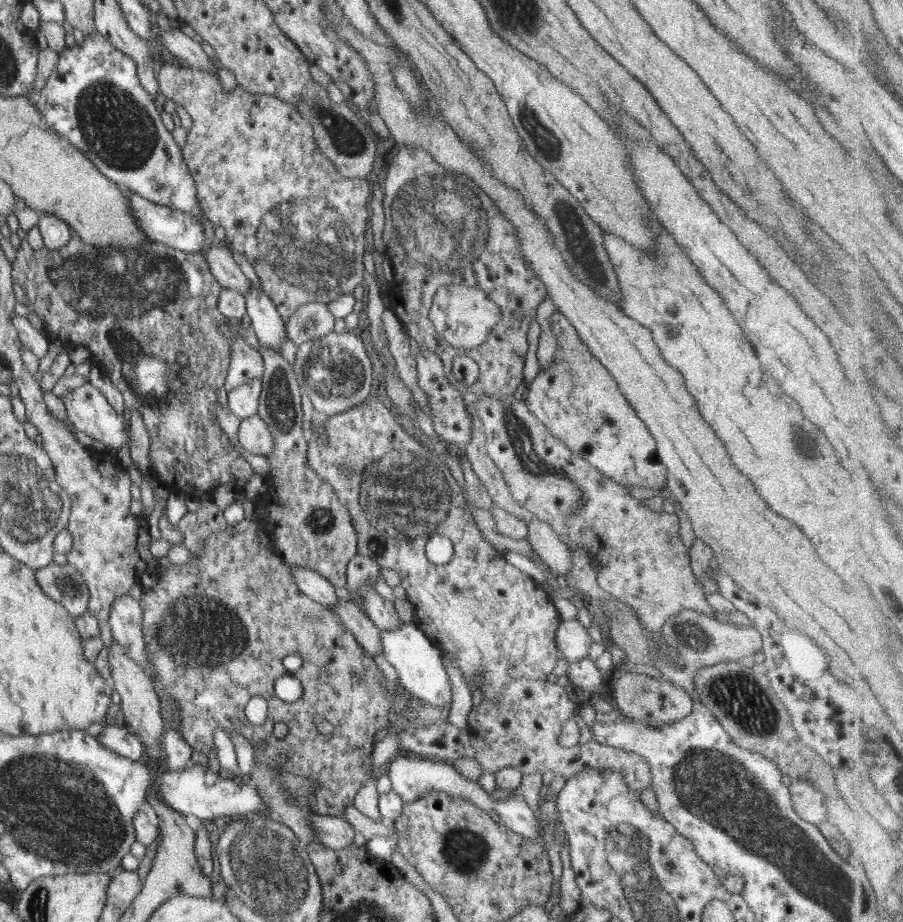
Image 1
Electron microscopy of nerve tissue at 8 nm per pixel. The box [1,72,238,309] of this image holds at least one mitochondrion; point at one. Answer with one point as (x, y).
(117, 131)

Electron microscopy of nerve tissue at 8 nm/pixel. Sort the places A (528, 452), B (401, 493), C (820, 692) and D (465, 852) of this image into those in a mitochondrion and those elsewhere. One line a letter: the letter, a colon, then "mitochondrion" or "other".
A: mitochondrion
B: mitochondrion
C: other
D: mitochondrion

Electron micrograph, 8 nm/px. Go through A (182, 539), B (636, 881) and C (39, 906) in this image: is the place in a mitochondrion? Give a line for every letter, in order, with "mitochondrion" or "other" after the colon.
A: other
B: mitochondrion
C: mitochondrion

